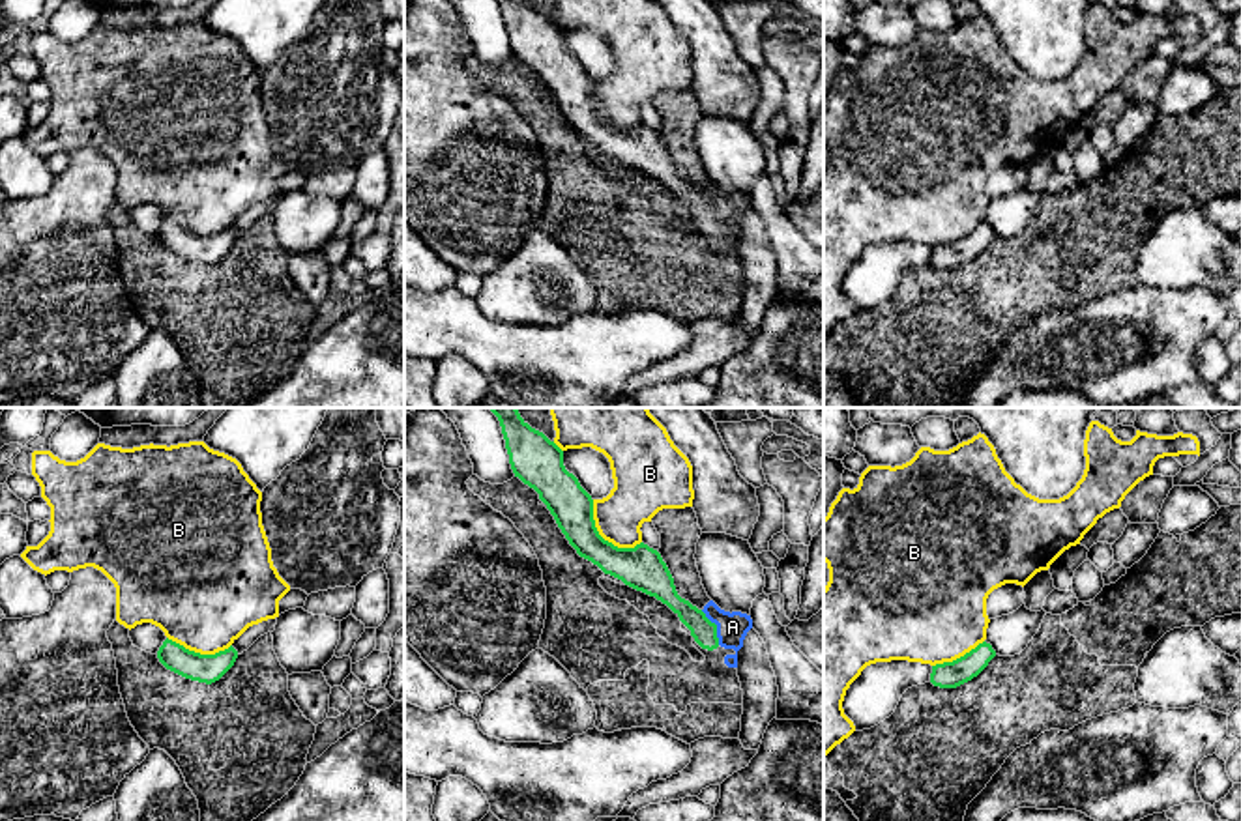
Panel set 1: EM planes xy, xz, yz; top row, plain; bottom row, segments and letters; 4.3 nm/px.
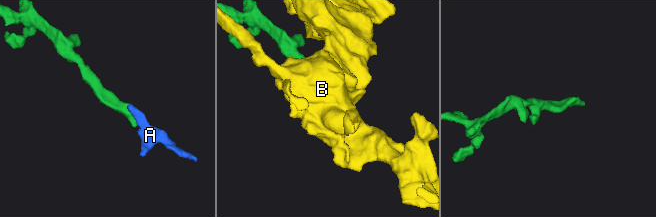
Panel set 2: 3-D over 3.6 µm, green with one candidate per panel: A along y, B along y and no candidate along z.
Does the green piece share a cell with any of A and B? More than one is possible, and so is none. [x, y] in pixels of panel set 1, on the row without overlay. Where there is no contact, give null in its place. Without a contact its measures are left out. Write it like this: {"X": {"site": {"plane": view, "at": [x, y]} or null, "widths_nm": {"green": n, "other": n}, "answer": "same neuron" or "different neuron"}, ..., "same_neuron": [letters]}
{"A": {"site": {"plane": "xz", "at": [715, 208]}, "widths_nm": {"green": 110, "other": 130}, "answer": "same neuron"}, "B": {"site": {"plane": "xz", "at": [601, 118]}, "widths_nm": {"green": 190, "other": 220}, "answer": "different neuron"}, "same_neuron": ["A"]}

